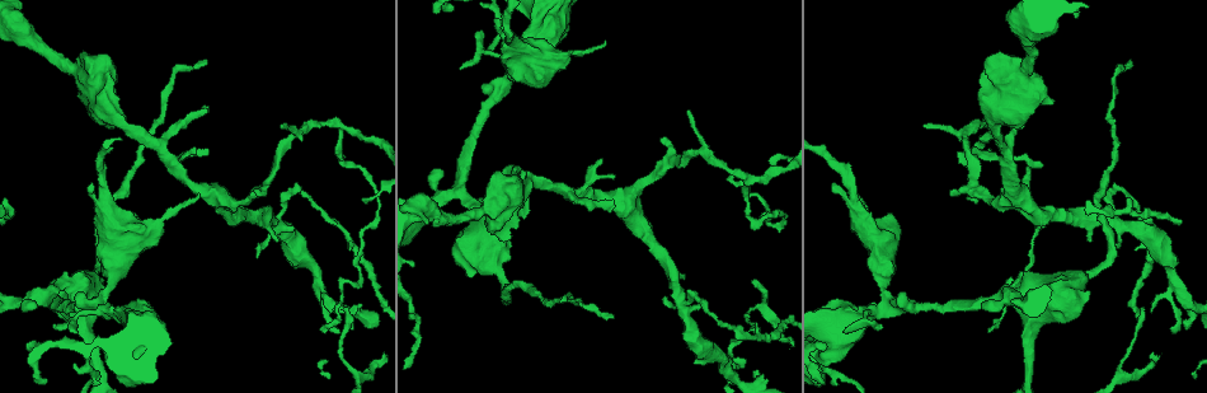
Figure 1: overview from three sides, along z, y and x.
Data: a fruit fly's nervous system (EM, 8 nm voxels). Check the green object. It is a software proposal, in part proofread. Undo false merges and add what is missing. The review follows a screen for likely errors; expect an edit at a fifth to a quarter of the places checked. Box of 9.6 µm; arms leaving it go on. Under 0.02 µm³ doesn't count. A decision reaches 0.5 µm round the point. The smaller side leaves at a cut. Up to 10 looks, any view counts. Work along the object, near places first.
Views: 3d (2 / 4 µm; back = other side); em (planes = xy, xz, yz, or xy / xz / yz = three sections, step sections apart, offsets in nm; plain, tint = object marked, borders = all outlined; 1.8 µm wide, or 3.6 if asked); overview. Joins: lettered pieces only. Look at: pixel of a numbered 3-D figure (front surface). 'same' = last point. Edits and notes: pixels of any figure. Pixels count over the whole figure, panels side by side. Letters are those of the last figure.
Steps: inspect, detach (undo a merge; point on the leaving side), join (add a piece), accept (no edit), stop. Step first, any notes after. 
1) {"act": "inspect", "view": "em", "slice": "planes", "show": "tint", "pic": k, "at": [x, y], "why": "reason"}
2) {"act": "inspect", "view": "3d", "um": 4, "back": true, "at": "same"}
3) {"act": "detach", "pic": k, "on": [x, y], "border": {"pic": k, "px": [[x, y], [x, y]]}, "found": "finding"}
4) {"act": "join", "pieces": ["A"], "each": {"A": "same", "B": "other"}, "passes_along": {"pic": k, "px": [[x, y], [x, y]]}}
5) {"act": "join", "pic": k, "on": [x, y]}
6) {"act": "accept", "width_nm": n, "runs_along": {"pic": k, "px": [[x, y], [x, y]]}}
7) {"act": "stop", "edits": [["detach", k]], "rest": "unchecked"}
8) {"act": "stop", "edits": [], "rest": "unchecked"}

{"act": "inspect", "view": "3d", "um": 4, "pic": 1, "at": [134, 212], "why": "branch stops here"}

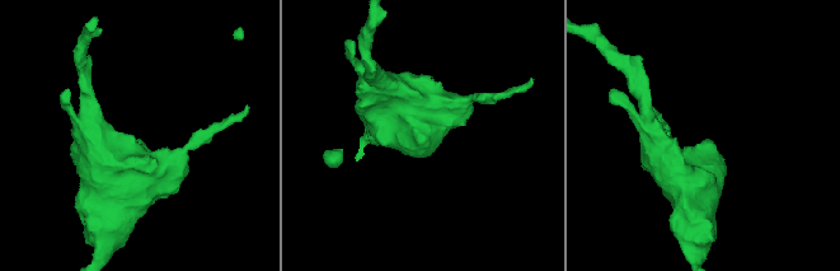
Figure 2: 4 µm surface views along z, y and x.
{"act": "inspect", "view": "em", "um": 3.6, "slice": "planes", "show": "borders", "pic": 2, "at": [707, 140]}

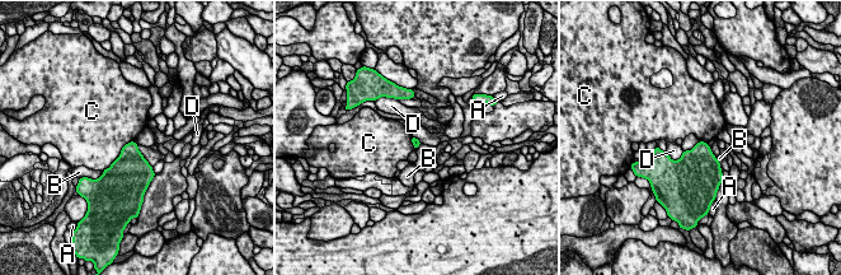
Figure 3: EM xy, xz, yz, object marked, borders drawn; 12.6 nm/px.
{"act": "accept", "longest_contact_nm": ["C", 550], "each": {"A": "other", "B": "other", "C": "other", "D": "other"}, "border": {"pic": 3, "px": [[134, 140], [102, 171]]}, "found": "none of them fits"}

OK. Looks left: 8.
{"act": "inspect", "view": "3d", "um": 2, "pic": 1, "at": [886, 305], "why": "four arms meet"}

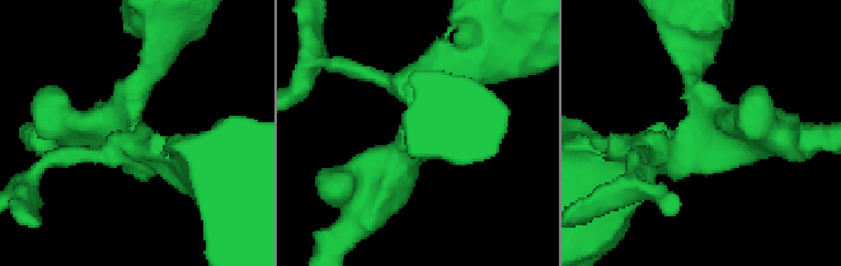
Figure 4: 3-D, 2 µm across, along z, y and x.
{"act": "inspect", "view": "em", "slice": "xy", "step": 4, "show": "tint", "pic": 4, "at": [707, 134], "arms": 4, "why": "now the EM"}

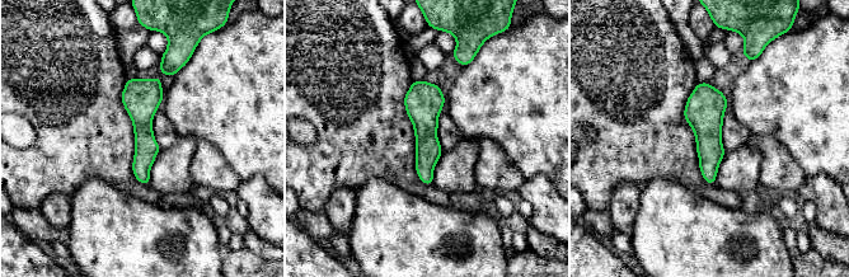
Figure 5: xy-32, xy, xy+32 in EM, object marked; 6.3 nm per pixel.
{"act": "inspect", "view": "em", "slice": "xy", "step": 4, "show": "borders", "at": "same", "why": "see the neighbours"}

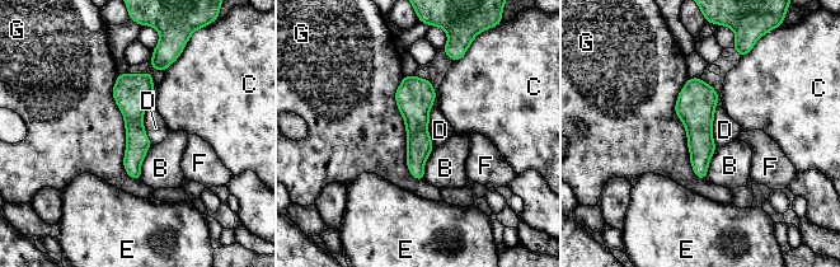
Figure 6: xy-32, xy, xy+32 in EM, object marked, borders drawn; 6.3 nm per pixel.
{"act": "accept", "each": {"B": "other", "C": "other", "D": "other", "E": "other", "F": "other", "G": "other"}, "found": "continuous, no second cell"}

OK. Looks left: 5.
{"act": "inspect", "view": "em", "slice": "xy", "step": 16, "show": "tint", "pic": 1, "at": [461, 181], "why": "branch point"}

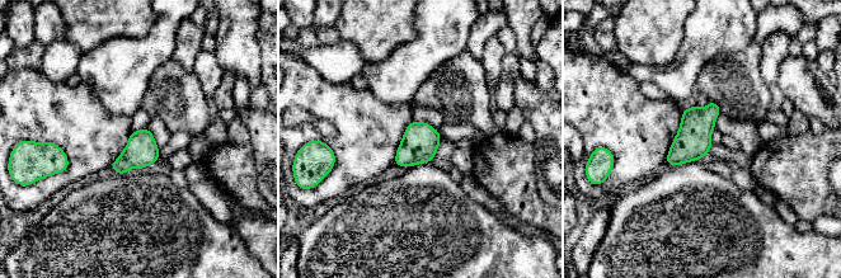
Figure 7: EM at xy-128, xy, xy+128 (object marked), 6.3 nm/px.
{"act": "inspect", "view": "em", "slice": "planes", "show": "borders", "at": "same"}

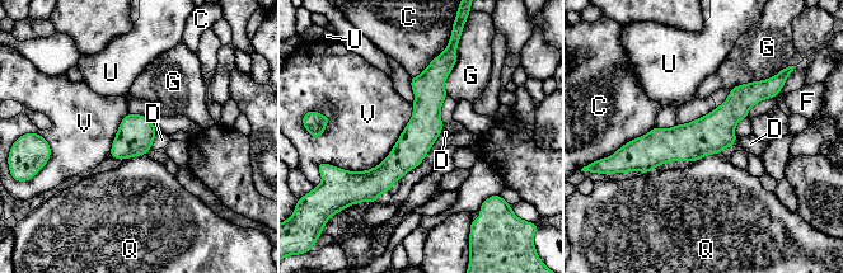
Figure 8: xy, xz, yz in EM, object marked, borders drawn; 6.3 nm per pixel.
{"act": "accept", "longest_contact_nm": ["V", 600], "each": {"C": "other", "D": "other", "F": "other", "G": "other", "Q": "other", "U": "other", "V": "other"}, "border": {"pic": 8, "px": [[412, 104], [376, 165], [340, 168]]}, "found": "one cell here"}

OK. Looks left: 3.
{"act": "inspect", "view": "3d", "um": 4, "pic": 1, "at": [1128, 62], "why": "end of a long branch"}

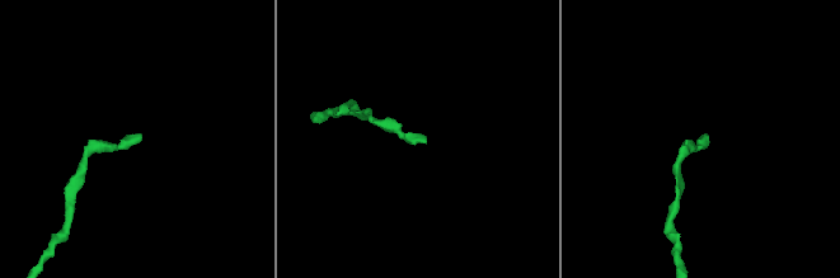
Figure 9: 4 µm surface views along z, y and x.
{"act": "inspect", "view": "em", "slice": "planes", "show": "borders", "pic": 9, "at": [707, 135], "why": "now the EM"}

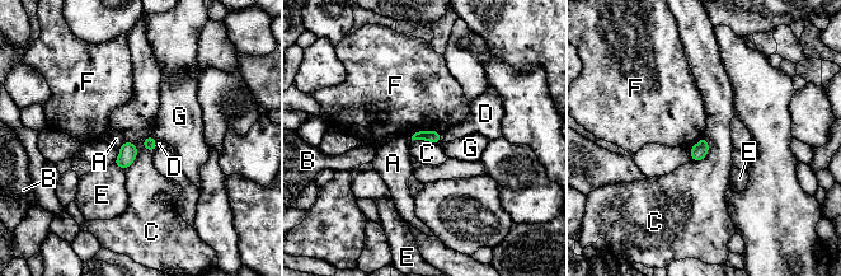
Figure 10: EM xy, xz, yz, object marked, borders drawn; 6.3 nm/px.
{"act": "accept", "each": {"A": "other", "B": "other", "C": "other", "D": "other", "E": "other", "F": "other", "G": "other"}, "border": {"pic": 10, "px": [[127, 140], [136, 158], [125, 169]]}, "found": "none of them fits"}

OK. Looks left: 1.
{"act": "stop", "edits": [], "rest": "unchecked"}

